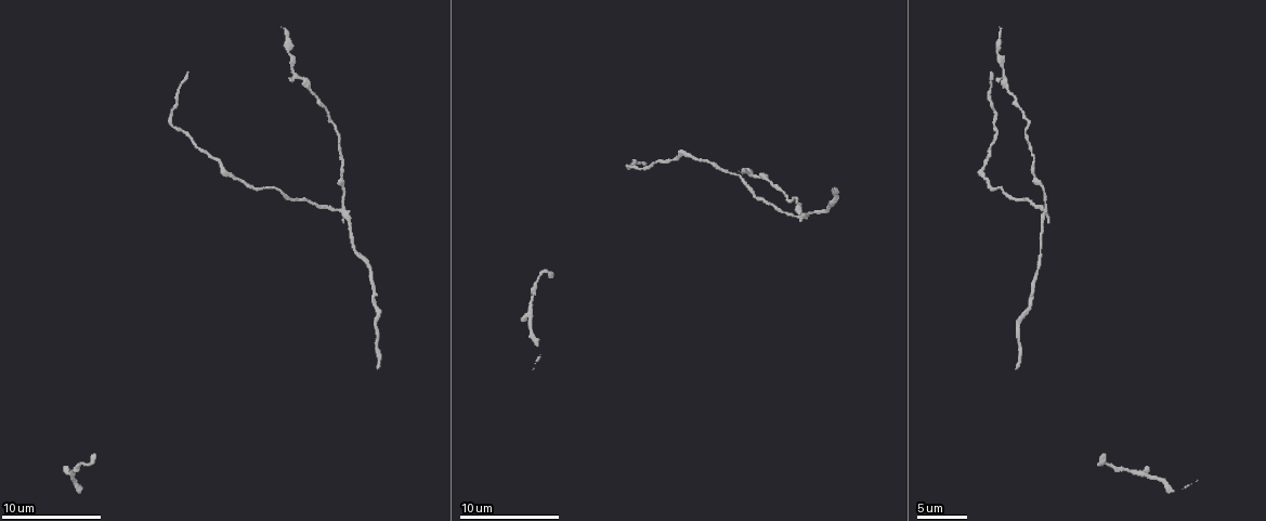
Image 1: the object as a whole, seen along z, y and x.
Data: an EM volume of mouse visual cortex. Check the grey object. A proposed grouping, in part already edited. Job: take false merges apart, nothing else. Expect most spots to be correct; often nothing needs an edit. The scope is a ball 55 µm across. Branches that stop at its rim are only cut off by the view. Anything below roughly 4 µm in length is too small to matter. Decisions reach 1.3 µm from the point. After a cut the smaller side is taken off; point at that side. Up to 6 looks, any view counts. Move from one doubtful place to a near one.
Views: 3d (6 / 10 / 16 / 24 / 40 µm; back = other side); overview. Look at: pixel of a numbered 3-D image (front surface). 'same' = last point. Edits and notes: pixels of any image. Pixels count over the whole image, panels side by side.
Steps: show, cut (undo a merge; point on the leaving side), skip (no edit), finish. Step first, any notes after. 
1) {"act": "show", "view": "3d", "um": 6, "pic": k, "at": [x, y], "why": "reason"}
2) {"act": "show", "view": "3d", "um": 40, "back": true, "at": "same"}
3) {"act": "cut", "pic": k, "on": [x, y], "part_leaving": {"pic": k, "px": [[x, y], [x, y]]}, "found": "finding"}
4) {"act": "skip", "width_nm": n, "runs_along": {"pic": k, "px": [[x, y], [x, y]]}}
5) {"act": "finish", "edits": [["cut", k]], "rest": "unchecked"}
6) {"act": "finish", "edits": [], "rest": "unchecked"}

{"act": "show", "view": "3d", "um": 10, "pic": 1, "at": [339, 209], "why": "thin arm on a thick one"}

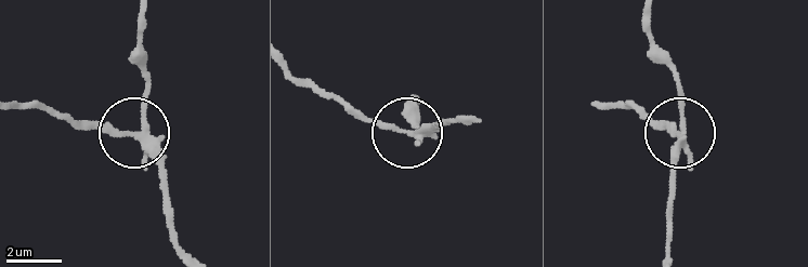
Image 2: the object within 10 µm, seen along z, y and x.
{"act": "show", "view": "3d", "um": 6, "pic": 2, "at": [135, 134], "why": "zoom in"}

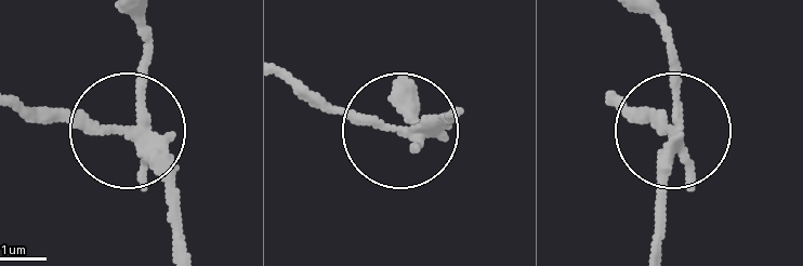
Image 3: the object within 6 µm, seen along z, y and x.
{"act": "cut", "pic": 3, "on": [149, 63], "width_nm": 240, "part_leaving": {"pic": 3, "px": [[146, 137], [146, 13]]}, "found": "two neurons meet here"}

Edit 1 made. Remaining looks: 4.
{"act": "show", "view": "overview", "why": "redraw"}

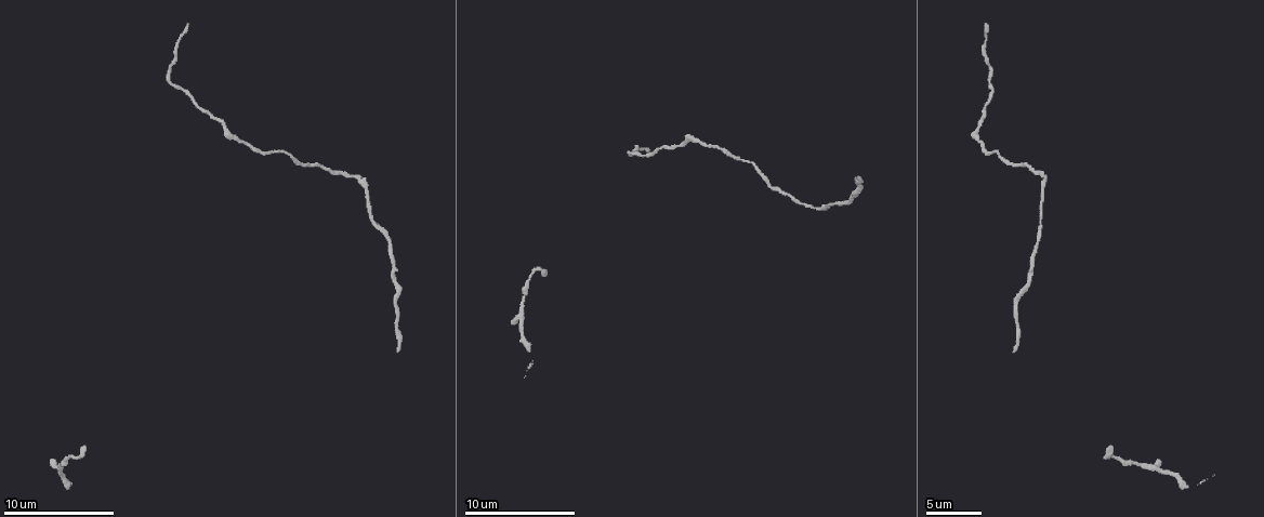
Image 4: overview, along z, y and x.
{"act": "show", "view": "3d", "um": 10, "pic": 4, "at": [292, 157], "why": "thick turns thin"}

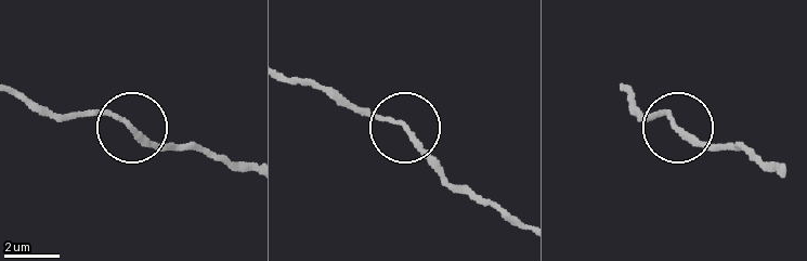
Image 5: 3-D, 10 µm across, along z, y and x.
{"act": "skip", "runs_along": {"pic": 5, "px": [[521, 225], [451, 183], [402, 128], [349, 102]]}, "found": "continuous, no second neuron"}

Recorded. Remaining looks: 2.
{"act": "show", "view": "3d", "um": 10, "pic": 4, "at": [838, 204], "why": "calibre changes"}

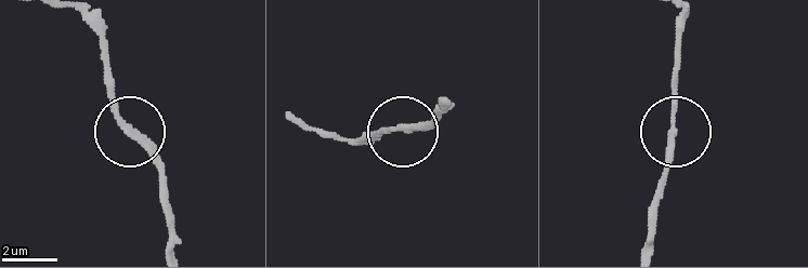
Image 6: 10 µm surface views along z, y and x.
{"act": "skip", "runs_along": {"pic": 6, "px": [[643, 249], [674, 136], [670, 69]]}, "found": "one neuron here"}

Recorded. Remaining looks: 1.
{"act": "finish", "edits": [["cut", 3]], "rest": "unchecked"}

